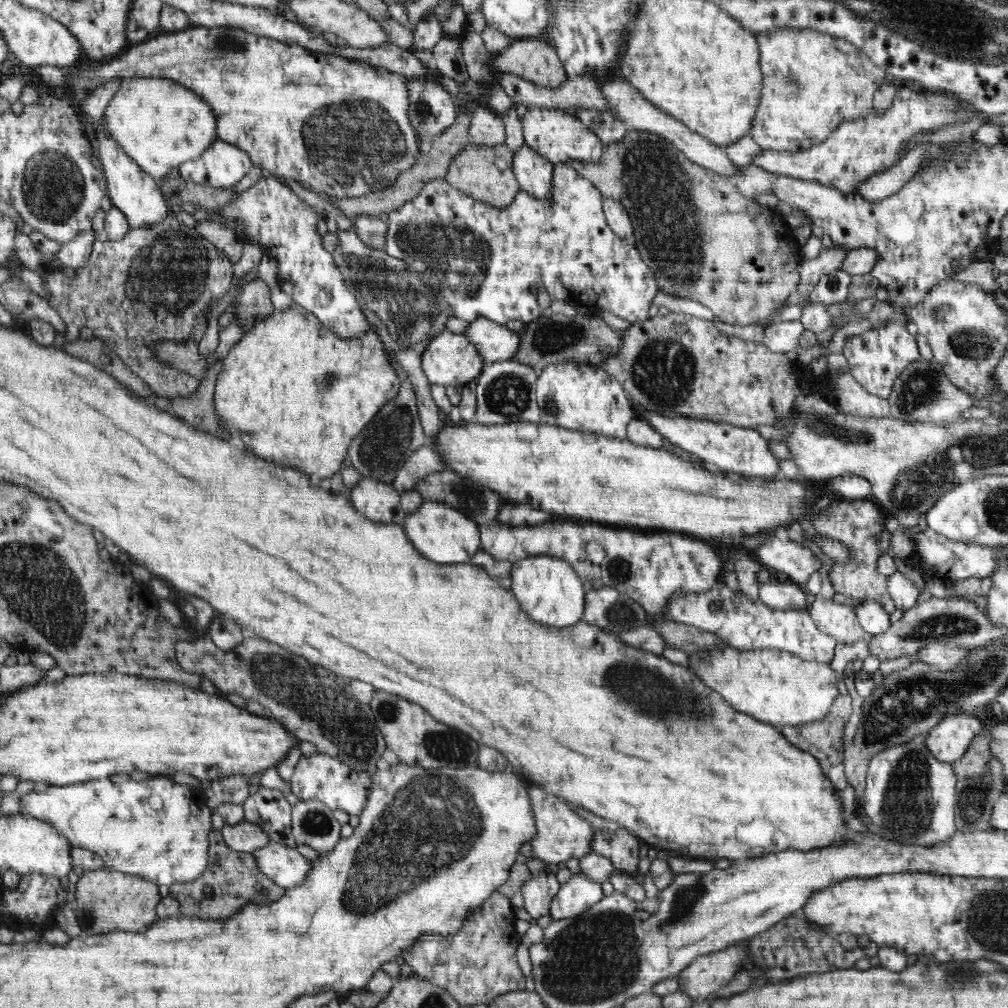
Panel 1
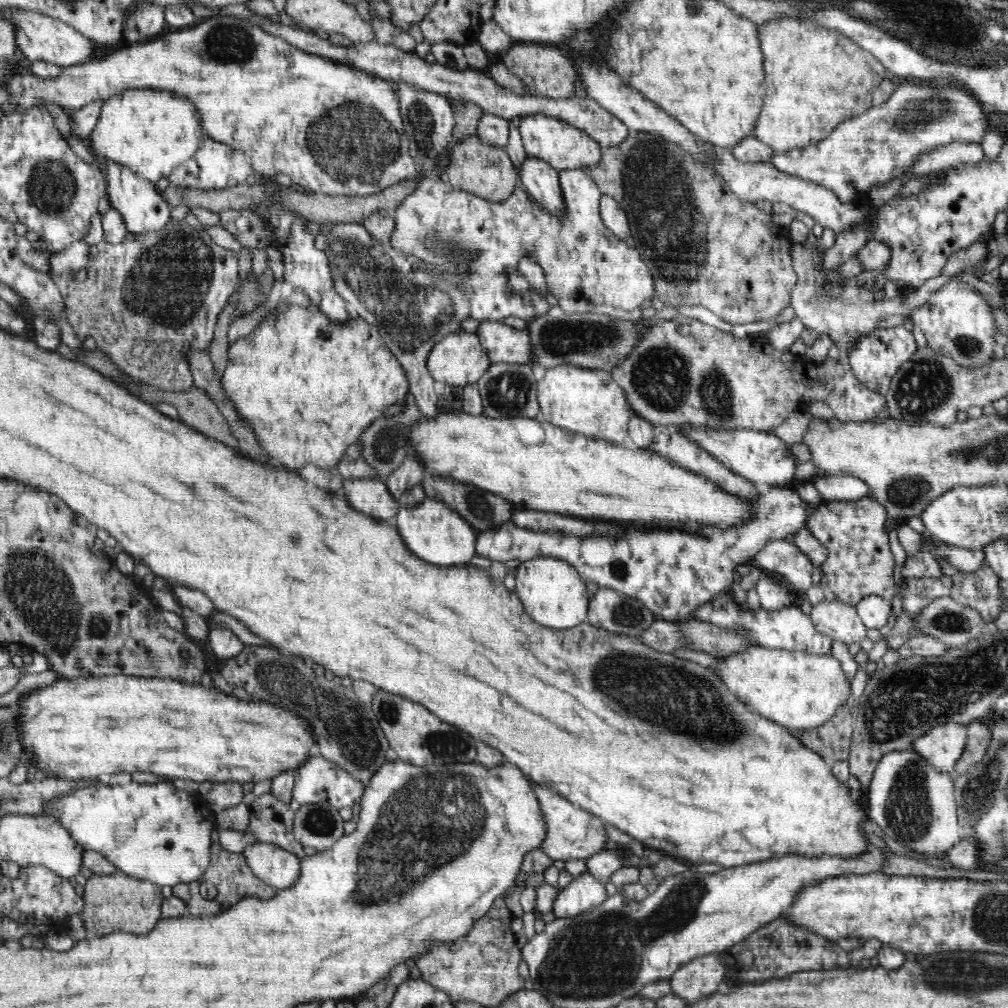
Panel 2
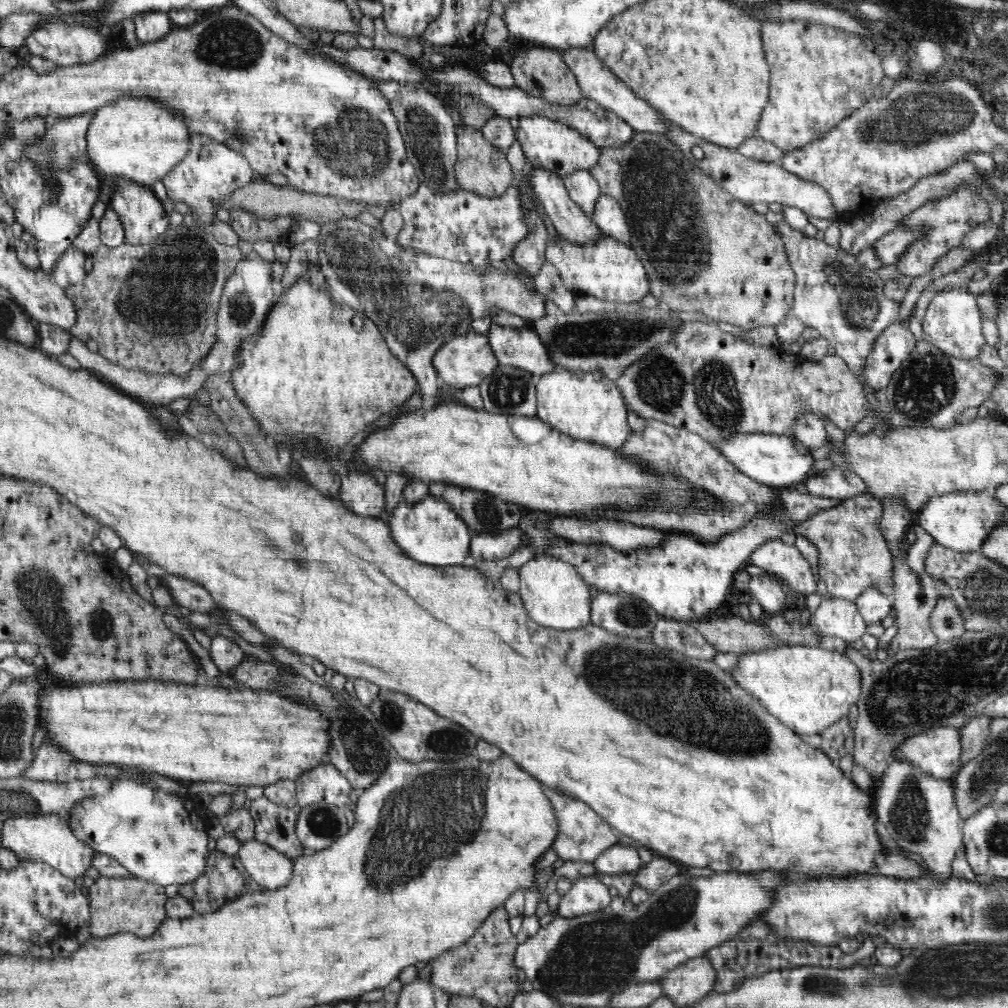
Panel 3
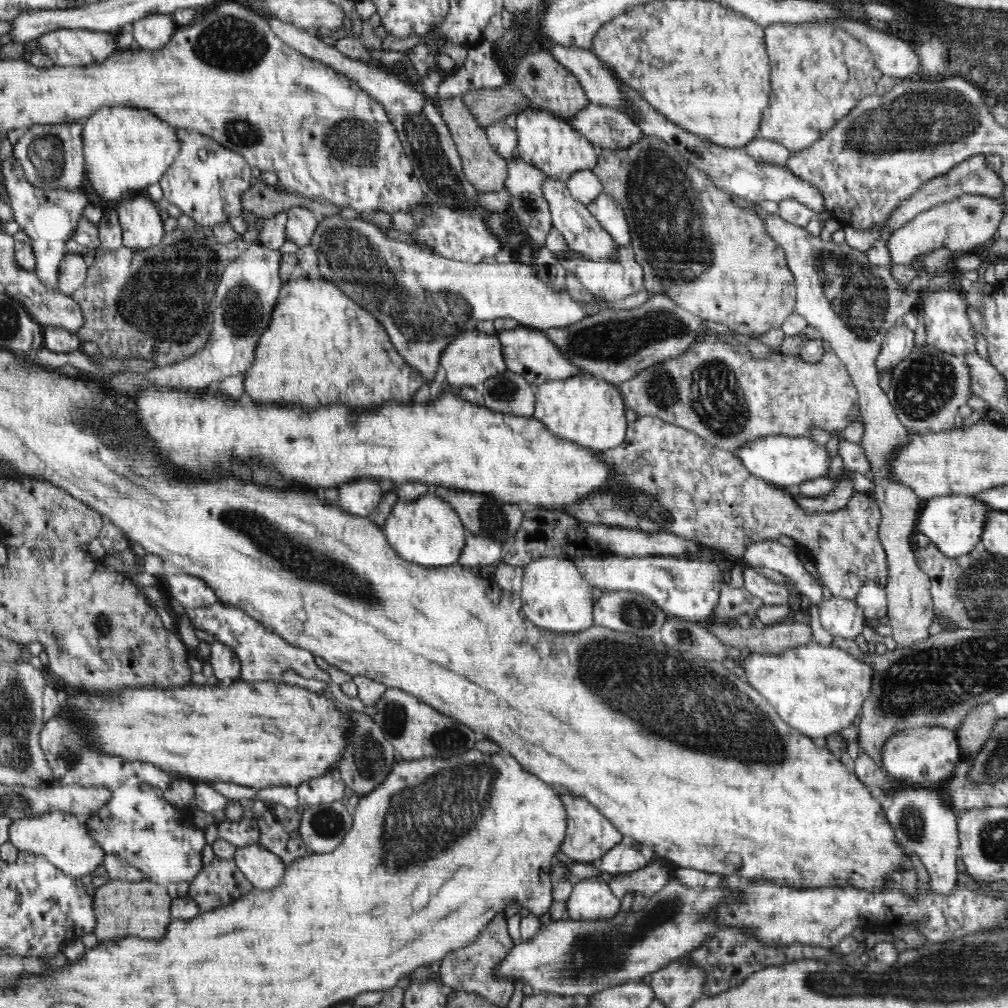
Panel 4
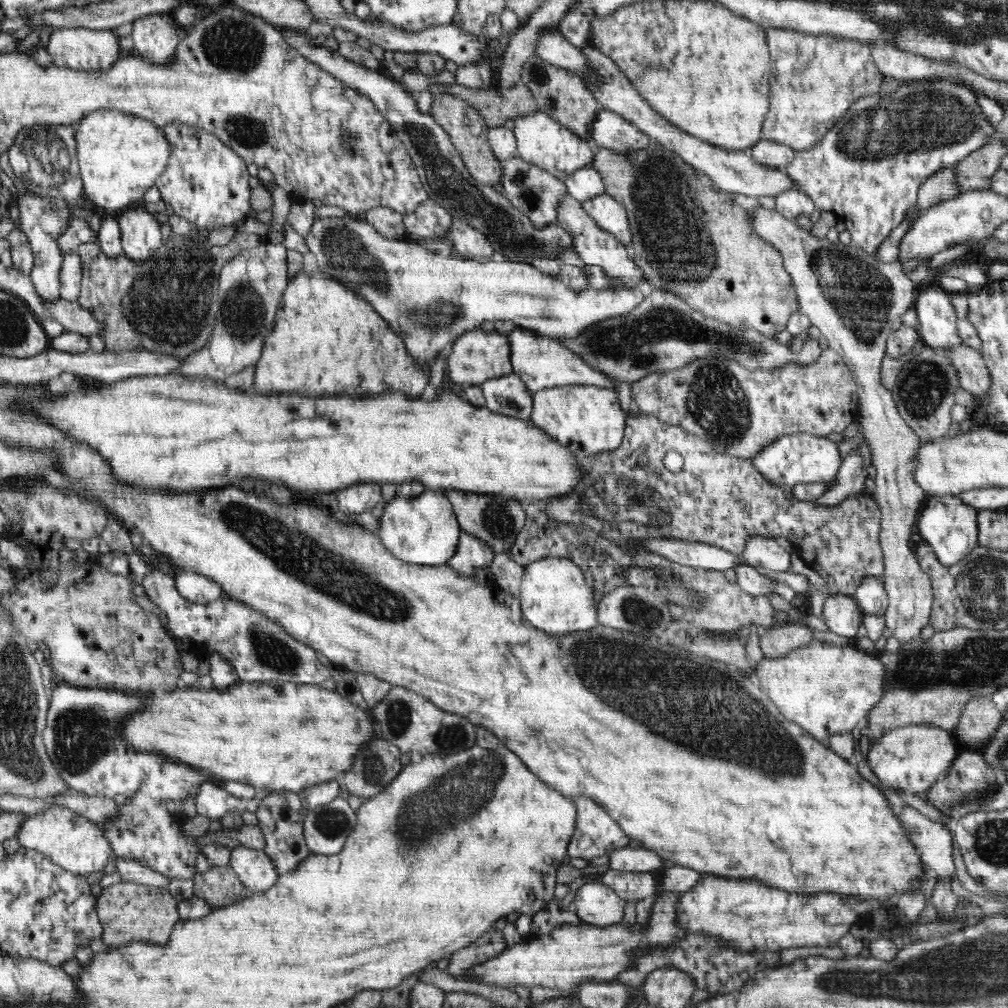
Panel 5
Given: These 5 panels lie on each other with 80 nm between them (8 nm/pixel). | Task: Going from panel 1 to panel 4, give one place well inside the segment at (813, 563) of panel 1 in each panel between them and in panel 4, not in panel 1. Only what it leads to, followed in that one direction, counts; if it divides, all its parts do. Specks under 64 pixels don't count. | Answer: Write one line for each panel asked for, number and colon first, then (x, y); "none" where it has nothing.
2: (785, 558)
3: (774, 556)
4: (770, 553)

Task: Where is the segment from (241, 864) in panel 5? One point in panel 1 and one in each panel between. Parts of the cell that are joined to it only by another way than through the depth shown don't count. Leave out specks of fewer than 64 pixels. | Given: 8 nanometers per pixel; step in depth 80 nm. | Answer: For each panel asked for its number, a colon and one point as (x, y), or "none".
1: (285, 866)
2: (275, 866)
3: (271, 869)
4: (265, 870)

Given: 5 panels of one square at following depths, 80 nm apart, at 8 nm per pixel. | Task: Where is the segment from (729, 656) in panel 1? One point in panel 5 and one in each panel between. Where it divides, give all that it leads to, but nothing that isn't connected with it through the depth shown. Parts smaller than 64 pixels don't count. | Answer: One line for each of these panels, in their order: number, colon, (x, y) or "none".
2: (795, 689)
3: (806, 688)
4: (817, 690)
5: (825, 689)

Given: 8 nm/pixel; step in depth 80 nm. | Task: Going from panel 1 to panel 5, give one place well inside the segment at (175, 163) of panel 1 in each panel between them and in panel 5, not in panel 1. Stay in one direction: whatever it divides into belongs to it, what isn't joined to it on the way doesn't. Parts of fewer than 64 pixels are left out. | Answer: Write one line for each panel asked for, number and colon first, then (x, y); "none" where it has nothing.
2: (151, 132)
3: (139, 139)
4: (126, 150)
5: (120, 155)

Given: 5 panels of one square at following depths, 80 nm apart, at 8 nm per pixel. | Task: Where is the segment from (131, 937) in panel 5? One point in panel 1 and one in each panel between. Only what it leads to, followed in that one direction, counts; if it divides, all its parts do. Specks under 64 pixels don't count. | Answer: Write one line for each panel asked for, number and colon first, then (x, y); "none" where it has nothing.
1: (106, 900)
2: (117, 902)
3: (117, 905)
4: (141, 909)

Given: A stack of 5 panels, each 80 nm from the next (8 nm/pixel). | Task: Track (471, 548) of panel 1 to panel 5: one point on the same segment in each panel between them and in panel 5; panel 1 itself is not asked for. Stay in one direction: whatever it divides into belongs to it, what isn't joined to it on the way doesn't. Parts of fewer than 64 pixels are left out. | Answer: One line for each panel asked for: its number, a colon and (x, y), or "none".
2: (437, 534)
3: (429, 531)
4: (427, 532)
5: (423, 530)

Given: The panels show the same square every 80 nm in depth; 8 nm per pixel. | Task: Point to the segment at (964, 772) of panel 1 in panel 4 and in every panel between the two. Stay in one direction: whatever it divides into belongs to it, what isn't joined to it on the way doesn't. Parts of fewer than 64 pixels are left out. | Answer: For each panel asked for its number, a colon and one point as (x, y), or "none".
2: (979, 736)
3: (974, 734)
4: (977, 727)

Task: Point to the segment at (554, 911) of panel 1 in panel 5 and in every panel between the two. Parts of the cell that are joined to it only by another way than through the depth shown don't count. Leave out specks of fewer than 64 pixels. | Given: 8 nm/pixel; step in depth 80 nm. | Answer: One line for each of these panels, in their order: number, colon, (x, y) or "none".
2: (584, 892)
3: (587, 895)
4: (590, 899)
5: (595, 903)

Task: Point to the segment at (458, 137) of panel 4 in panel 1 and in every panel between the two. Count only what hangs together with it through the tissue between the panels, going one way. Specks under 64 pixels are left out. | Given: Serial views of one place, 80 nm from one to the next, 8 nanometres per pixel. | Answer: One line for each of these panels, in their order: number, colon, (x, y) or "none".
1: (483, 172)
2: (476, 167)
3: (480, 167)

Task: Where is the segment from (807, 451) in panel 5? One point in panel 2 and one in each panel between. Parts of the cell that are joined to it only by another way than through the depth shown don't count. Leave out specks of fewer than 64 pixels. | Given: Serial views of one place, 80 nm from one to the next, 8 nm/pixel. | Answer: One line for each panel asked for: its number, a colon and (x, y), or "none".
2: (760, 457)
3: (778, 461)
4: (781, 461)

